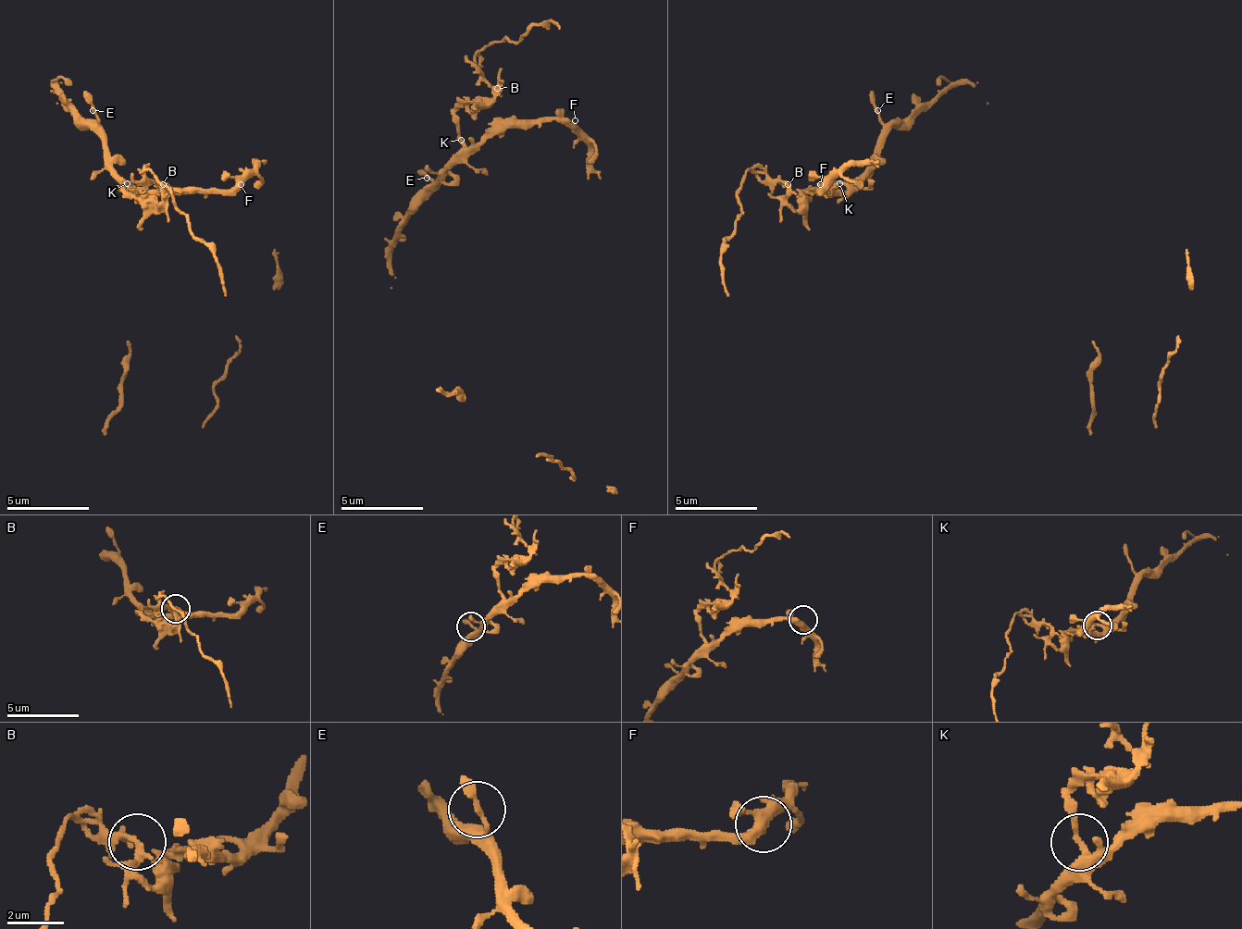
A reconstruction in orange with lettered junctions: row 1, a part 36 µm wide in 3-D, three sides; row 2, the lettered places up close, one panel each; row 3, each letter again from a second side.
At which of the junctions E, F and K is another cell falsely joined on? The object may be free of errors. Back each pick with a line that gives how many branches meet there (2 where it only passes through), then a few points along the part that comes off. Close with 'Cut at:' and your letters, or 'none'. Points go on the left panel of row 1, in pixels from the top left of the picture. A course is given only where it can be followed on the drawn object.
K: branches 3; course (126, 184), (126, 188), (158, 201), (163, 192), (146, 167), (170, 192), (212, 253), (224, 295)
Cut at: K

